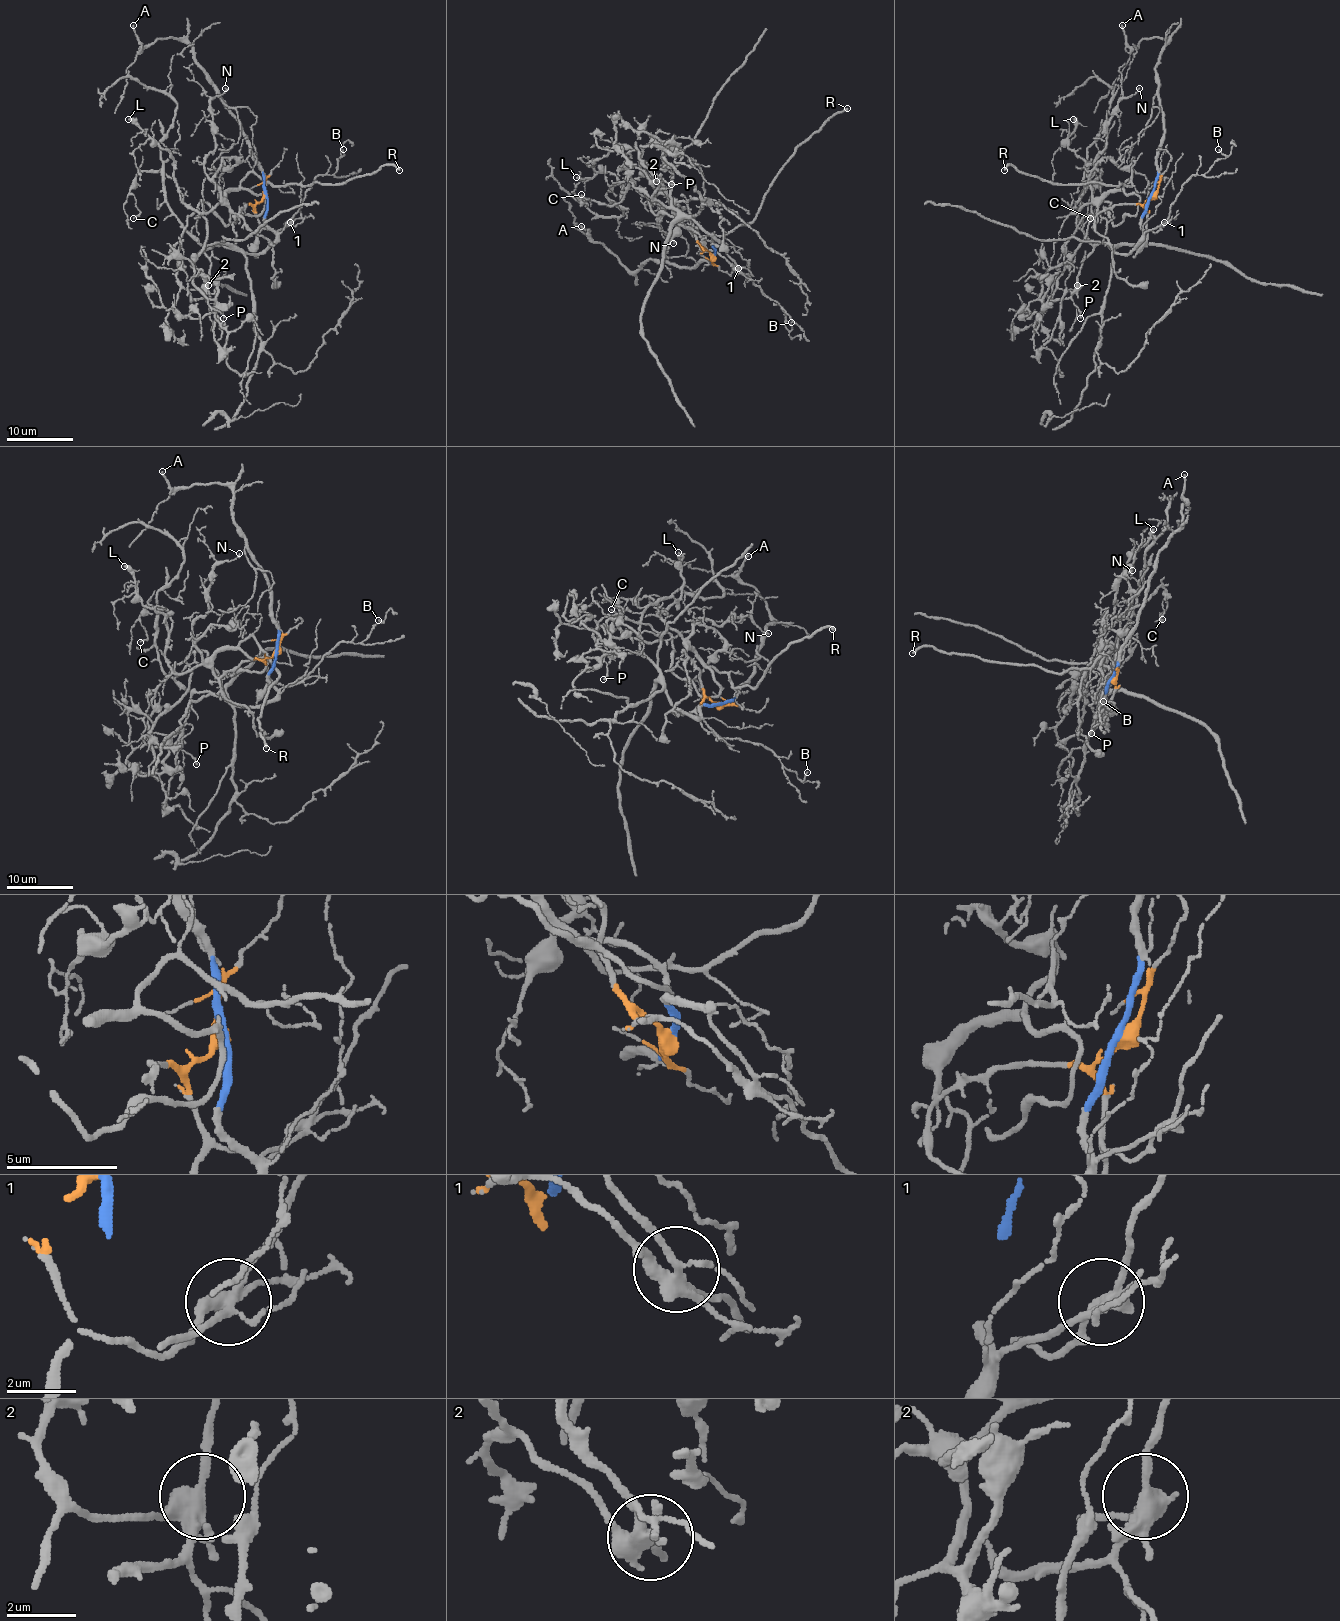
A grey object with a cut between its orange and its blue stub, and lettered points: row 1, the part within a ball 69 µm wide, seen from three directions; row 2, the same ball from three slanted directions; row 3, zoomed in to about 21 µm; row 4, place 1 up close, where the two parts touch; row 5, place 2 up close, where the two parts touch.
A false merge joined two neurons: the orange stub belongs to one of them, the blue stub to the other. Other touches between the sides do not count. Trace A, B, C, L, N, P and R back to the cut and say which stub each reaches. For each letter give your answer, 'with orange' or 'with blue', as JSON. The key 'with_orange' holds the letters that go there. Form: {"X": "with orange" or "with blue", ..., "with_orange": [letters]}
{"A": "with blue", "B": "with blue", "C": "with orange", "L": "with orange", "N": "with orange", "P": "with blue", "R": "with orange", "with_orange": ["C", "L", "N", "R"]}

